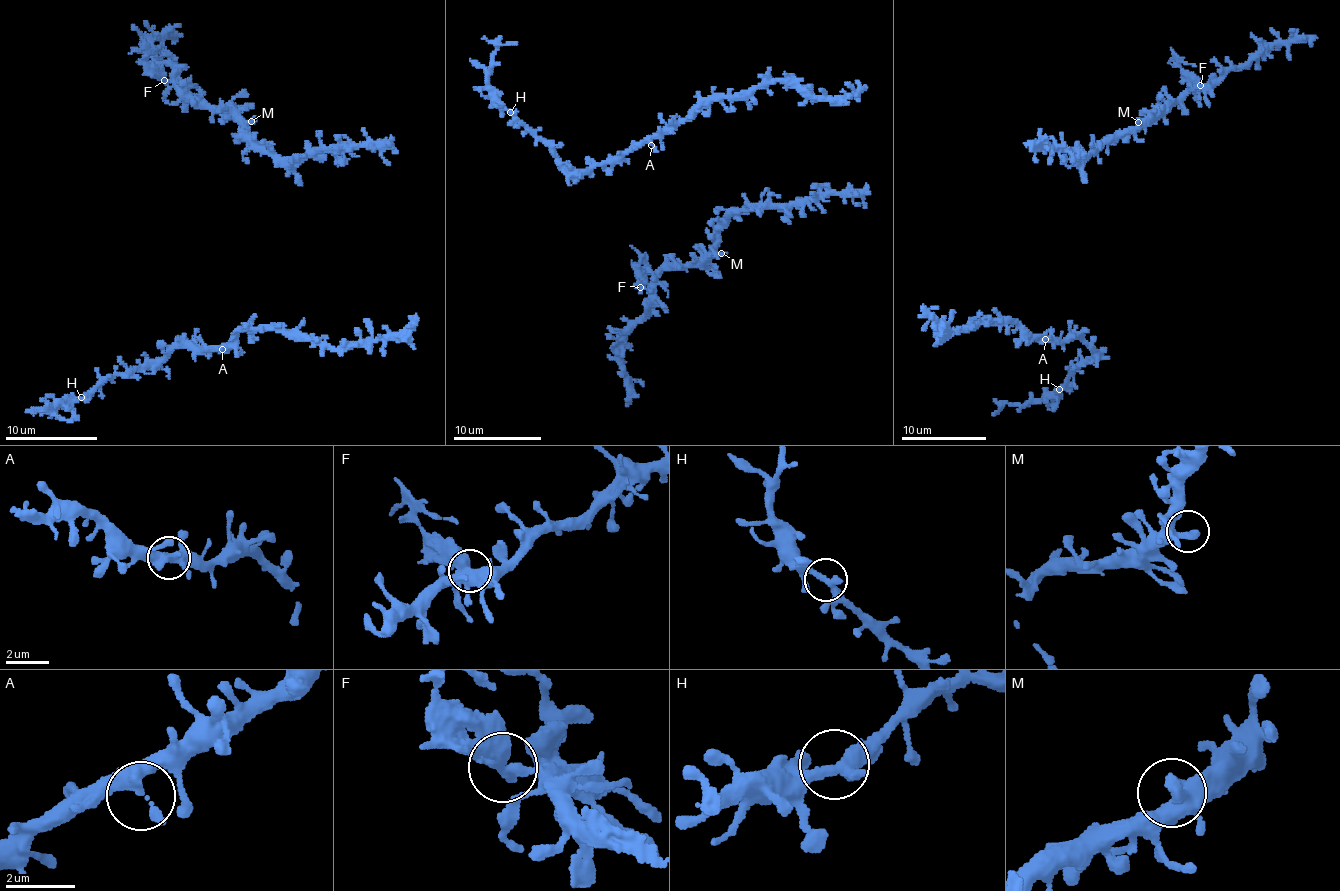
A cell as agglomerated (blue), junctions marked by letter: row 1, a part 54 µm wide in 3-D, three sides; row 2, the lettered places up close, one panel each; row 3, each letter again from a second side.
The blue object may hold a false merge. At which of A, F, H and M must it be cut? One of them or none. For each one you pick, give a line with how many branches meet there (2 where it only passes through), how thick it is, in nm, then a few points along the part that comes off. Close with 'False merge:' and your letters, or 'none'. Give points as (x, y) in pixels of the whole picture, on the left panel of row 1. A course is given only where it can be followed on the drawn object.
F: branches 2; calibre 360 nm; course (163, 80), (158, 70), (146, 61), (143, 49), (129, 53)
False merge: F

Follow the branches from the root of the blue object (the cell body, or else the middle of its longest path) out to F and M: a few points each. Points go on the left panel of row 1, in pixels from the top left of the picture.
F: (298, 185), (298, 178), (286, 167), (259, 151), (236, 114), (187, 102), (177, 86), (163, 80)
M: (298, 185), (298, 178), (286, 167), (259, 151), (246, 131), (249, 132), (246, 125), (251, 121)

